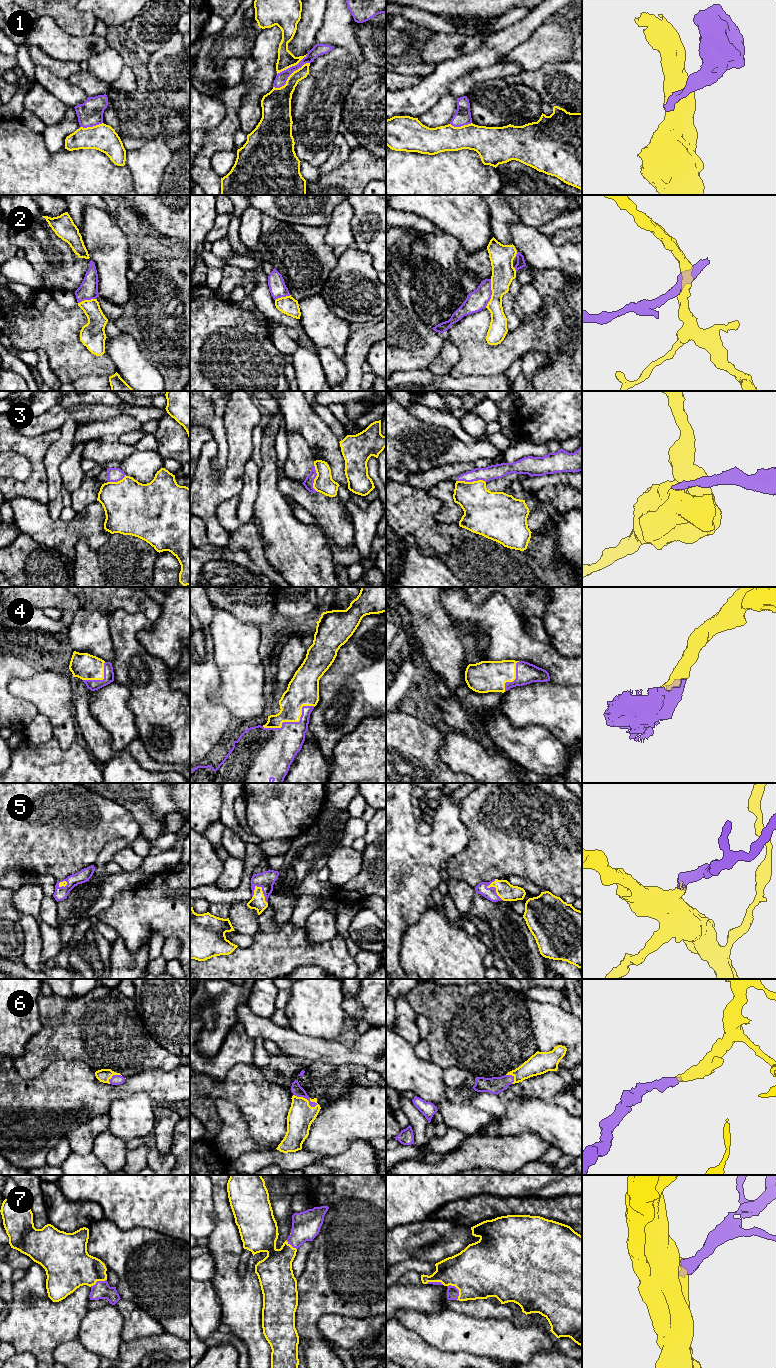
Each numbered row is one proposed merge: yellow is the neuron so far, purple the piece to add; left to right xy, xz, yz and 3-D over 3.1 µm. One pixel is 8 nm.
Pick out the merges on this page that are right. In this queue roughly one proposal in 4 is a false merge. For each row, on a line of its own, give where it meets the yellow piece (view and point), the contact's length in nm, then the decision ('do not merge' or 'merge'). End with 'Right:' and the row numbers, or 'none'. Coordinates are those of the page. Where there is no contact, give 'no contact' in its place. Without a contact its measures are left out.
1: contact xz (289, 76); length 360 nm; do not merge
2: contact yz (492, 293); length 240 nm; do not merge
3: contact xz (316, 477); length 240 nm; do not merge
4: contact xz (292, 721); length 460 nm; merge
5: contact xz (262, 893); length 180 nm; merge
6: contact xz (306, 1099); length 200 nm; merge
7: contact yz (457, 1288); length 150 nm; merge
Right: 4, 5, 6, 7

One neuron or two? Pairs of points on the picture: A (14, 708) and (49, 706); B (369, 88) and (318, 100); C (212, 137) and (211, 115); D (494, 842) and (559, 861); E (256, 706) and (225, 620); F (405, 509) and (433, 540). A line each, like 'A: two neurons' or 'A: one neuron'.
A: two neurons
B: two neurons
C: two neurons
D: one neuron
E: one neuron
F: one neuron

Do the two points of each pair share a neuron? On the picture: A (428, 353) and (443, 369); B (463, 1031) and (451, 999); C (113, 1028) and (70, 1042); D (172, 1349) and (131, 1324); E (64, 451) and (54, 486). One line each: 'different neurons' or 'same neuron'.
A: different neurons
B: same neuron
C: same neuron
D: different neurons
E: same neuron

